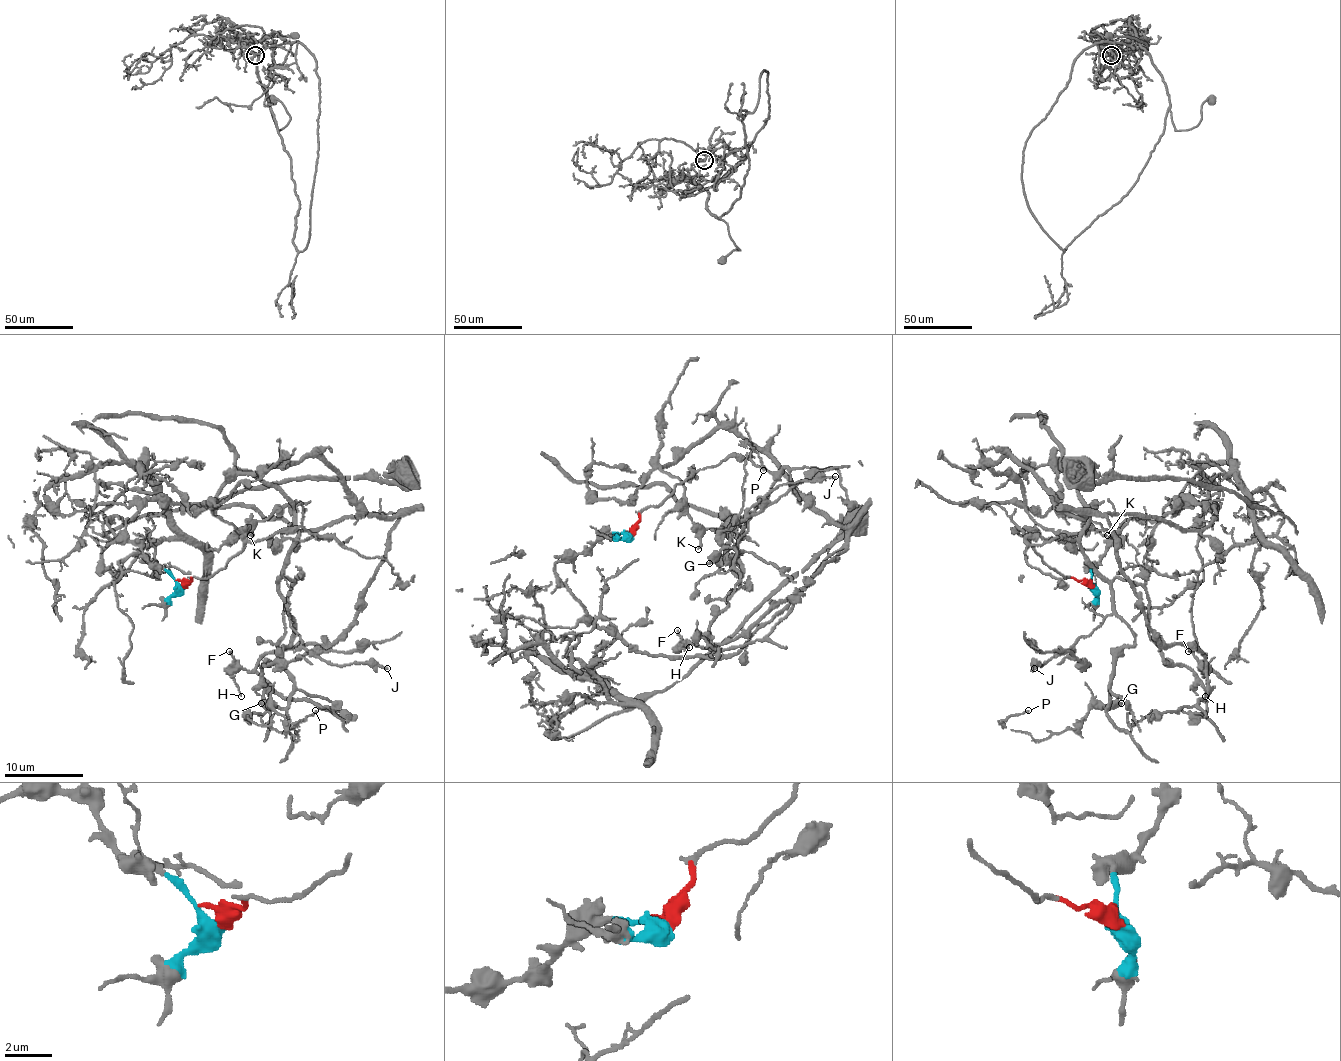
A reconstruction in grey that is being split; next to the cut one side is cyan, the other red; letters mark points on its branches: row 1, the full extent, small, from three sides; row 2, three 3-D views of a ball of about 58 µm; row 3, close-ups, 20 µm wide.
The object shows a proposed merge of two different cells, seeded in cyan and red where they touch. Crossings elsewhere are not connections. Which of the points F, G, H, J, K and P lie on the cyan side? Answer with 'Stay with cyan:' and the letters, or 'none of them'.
Stay with cyan: F, H, K

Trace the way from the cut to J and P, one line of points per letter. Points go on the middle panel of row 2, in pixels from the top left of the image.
J: (631, 533), (696, 470), (744, 456), (773, 486), (738, 527), (736, 555), (773, 490), (835, 476)
P: (631, 533), (744, 456), (773, 486), (728, 551), (740, 577), (722, 533), (748, 444), (763, 470)

